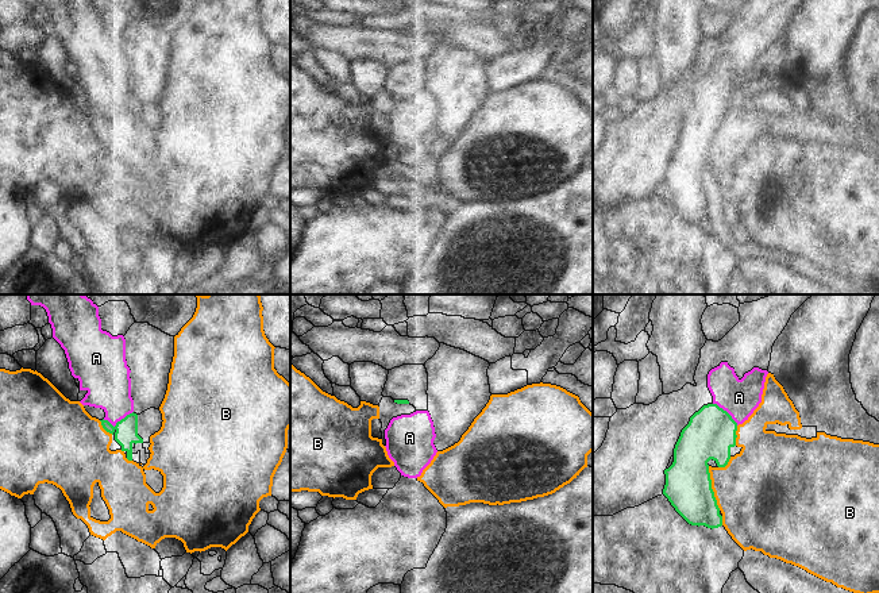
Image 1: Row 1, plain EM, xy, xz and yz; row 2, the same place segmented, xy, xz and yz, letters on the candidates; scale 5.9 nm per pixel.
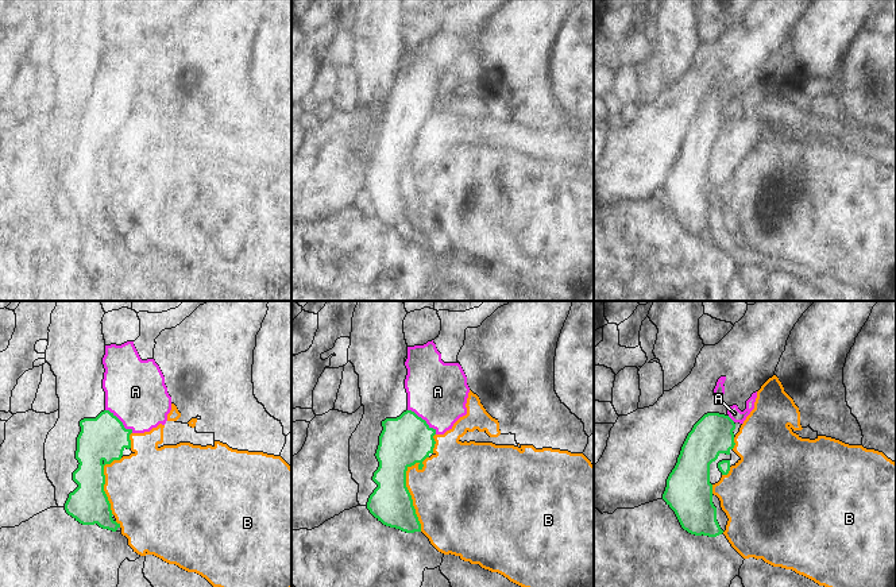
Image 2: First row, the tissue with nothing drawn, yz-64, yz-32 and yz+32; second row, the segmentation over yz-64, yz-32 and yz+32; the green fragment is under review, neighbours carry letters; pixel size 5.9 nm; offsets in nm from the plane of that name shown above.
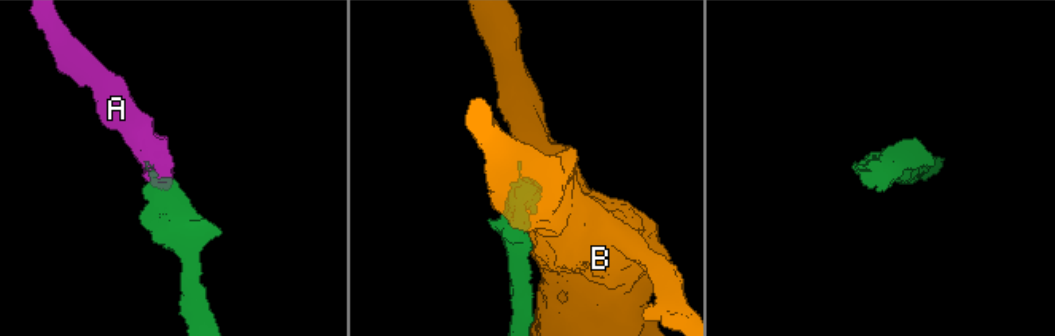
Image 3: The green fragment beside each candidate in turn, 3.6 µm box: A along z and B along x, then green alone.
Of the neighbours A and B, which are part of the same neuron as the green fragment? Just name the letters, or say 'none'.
A

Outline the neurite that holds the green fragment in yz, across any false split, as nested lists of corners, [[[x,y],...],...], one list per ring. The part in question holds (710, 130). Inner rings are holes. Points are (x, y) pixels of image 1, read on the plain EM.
[[[728,59],[709,69],[713,100],[690,115],[675,142],[674,159],[664,167],[663,192],[689,222],[712,227],[722,223],[708,159],[713,157],[718,165],[728,162],[737,123],[762,100],[767,72],[753,65],[740,77]]]

